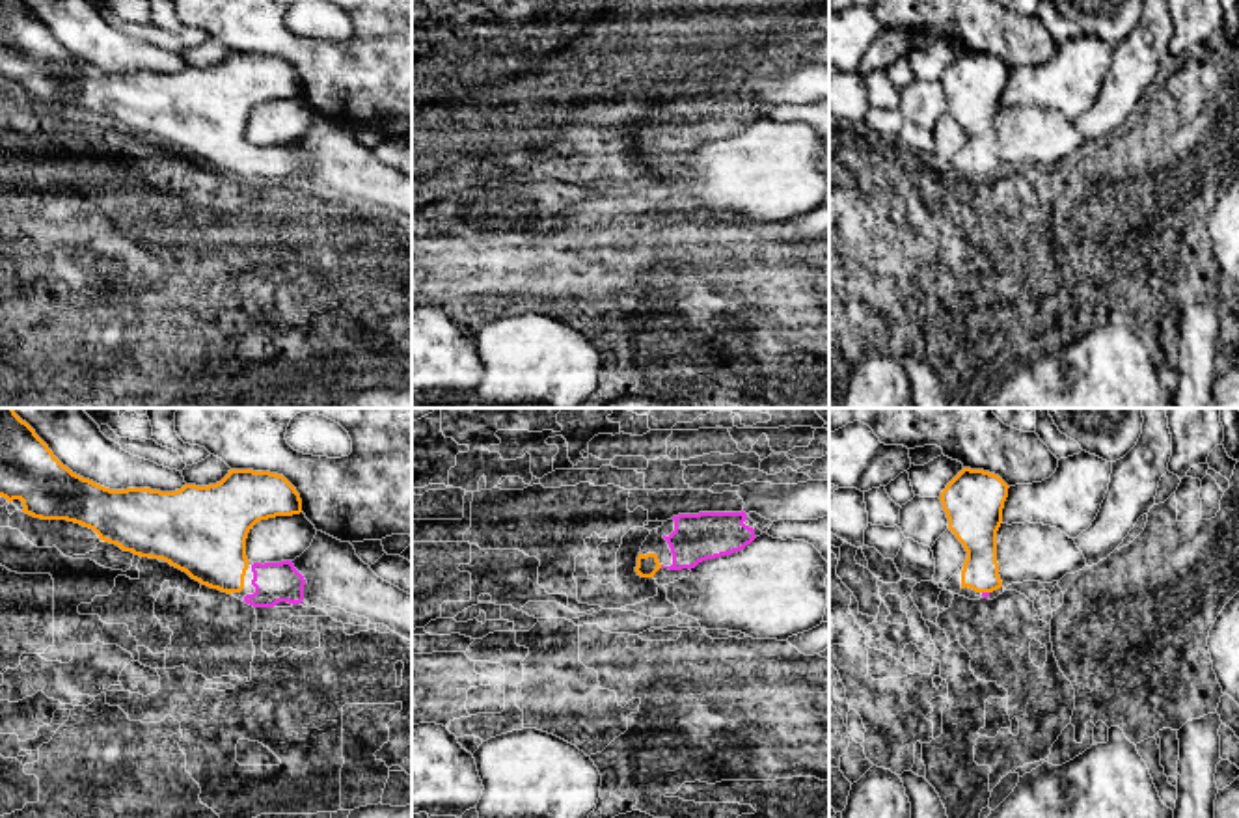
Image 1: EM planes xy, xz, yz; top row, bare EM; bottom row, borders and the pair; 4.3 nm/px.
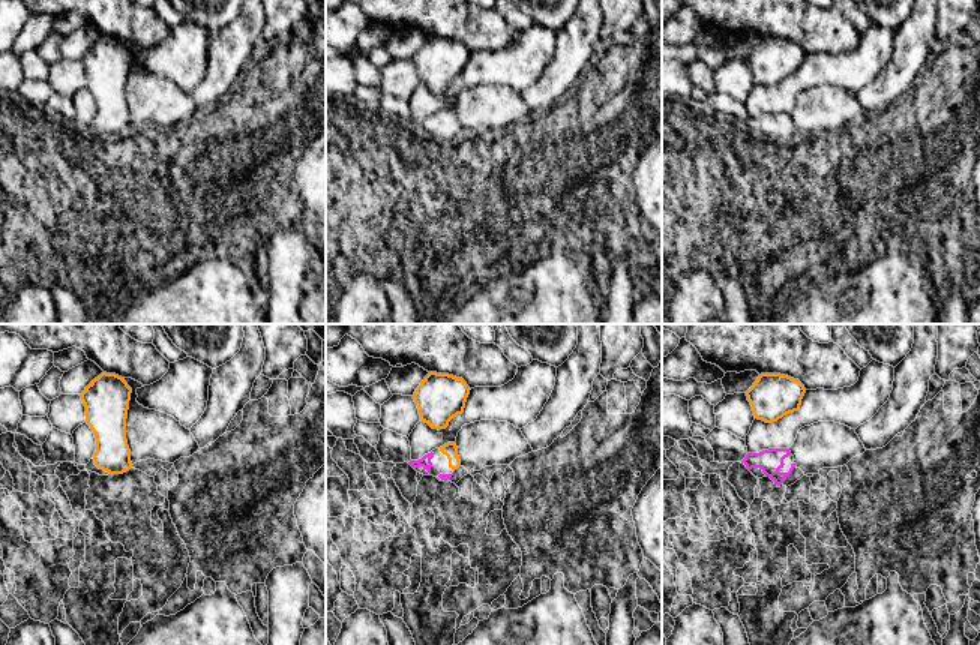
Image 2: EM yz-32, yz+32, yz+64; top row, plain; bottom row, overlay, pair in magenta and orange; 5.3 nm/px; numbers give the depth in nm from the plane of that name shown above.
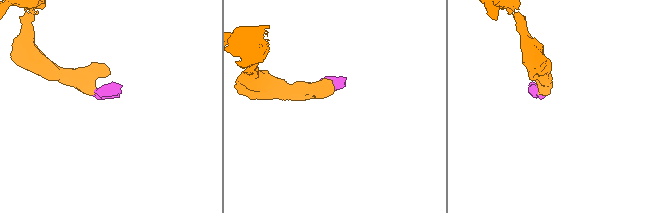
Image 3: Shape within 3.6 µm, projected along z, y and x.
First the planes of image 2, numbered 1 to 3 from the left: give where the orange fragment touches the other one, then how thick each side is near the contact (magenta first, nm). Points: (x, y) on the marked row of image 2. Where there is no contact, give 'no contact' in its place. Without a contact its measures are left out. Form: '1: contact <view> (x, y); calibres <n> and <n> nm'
1: no contact
2: no contact
3: no contact

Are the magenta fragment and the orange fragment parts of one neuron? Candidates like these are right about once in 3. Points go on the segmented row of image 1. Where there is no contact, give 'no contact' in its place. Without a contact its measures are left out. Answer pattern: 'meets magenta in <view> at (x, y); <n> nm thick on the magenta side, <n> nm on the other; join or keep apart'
meets magenta in yz at (986, 593); 20 nm thick on the magenta side, 160 nm on the other; join

